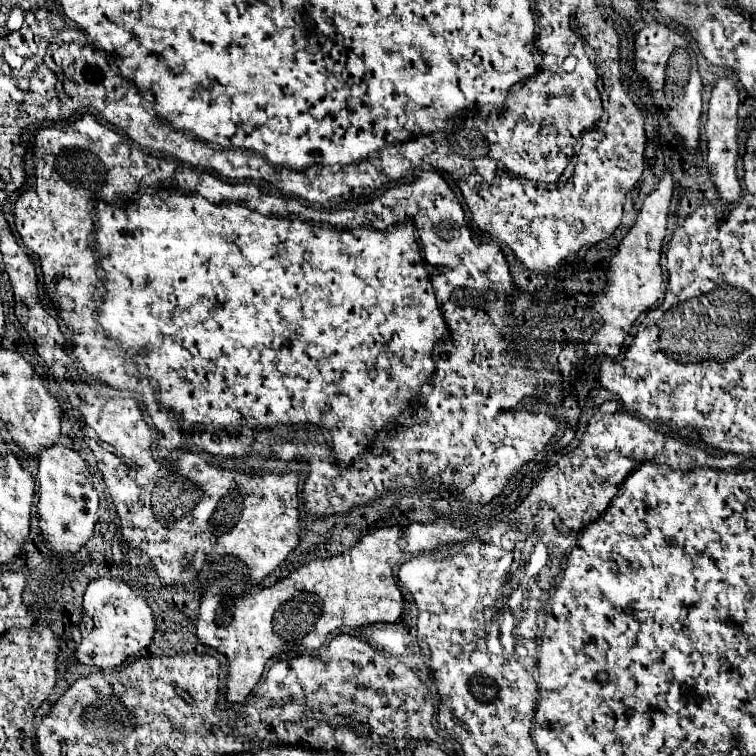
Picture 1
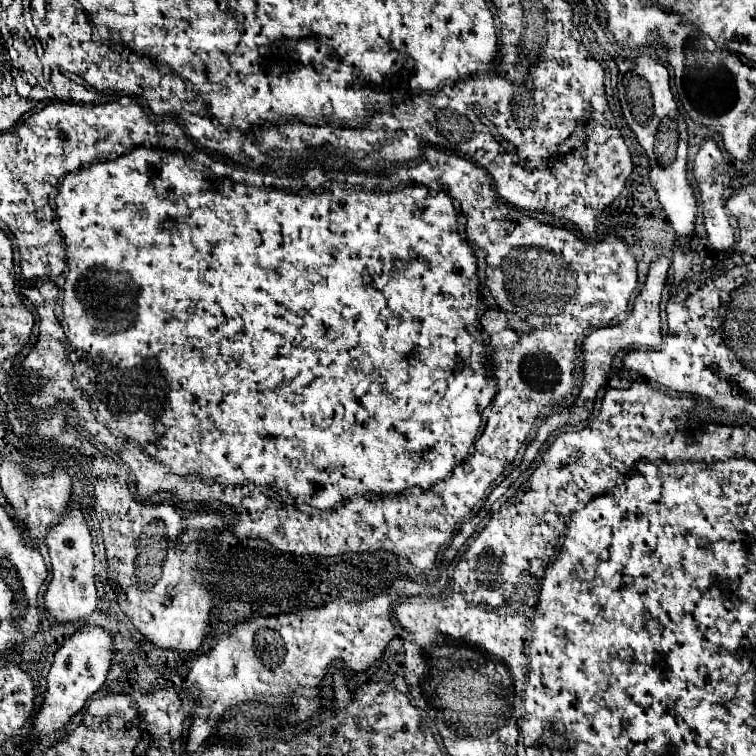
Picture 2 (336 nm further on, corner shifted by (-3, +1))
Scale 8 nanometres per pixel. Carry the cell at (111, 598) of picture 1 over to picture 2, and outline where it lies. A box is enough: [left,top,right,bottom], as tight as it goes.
[34,626,114,734]

